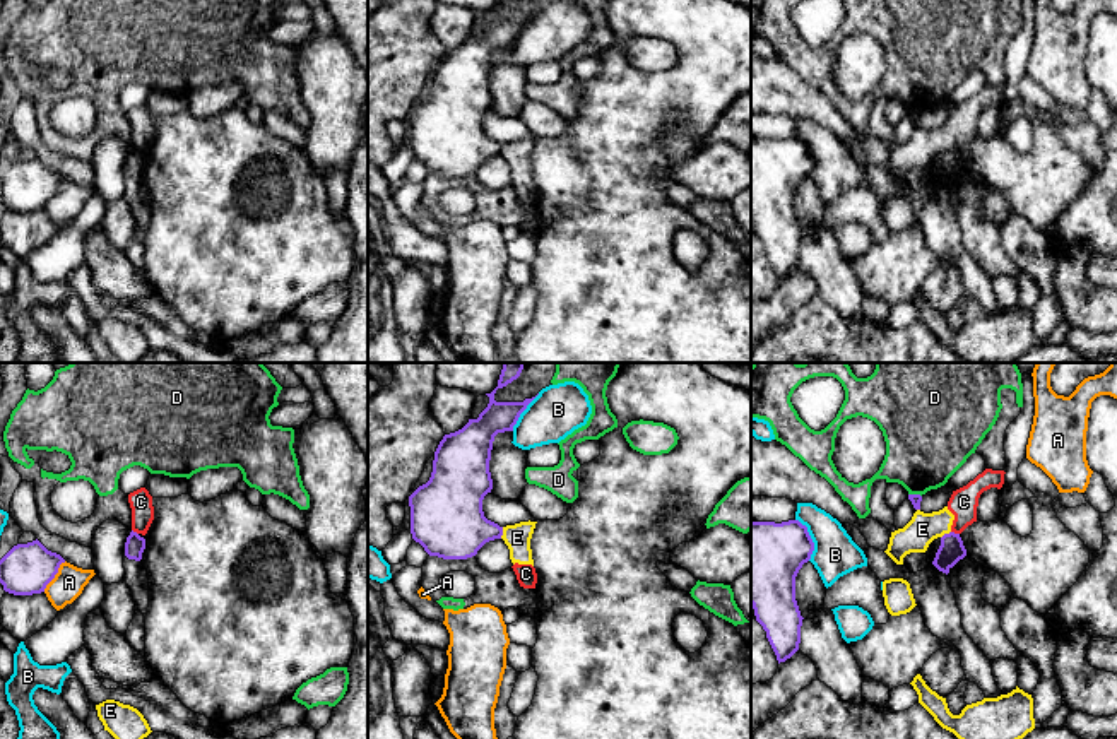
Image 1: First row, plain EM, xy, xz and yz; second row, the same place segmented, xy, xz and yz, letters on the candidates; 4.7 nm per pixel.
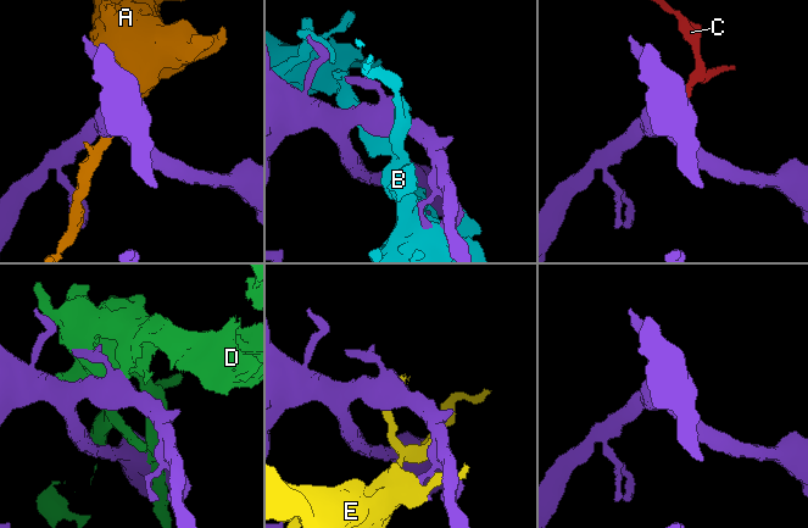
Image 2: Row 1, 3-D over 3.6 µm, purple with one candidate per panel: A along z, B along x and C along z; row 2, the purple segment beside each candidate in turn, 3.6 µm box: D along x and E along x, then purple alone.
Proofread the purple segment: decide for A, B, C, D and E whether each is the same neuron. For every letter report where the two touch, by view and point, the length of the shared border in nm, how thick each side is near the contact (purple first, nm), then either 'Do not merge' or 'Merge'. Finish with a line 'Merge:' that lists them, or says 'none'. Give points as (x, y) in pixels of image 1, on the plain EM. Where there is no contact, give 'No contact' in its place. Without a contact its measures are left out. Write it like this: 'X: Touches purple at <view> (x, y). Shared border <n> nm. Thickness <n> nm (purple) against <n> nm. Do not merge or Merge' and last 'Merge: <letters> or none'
A: Touches purple at xy (55, 190). Shared border 180 nm. Thickness 240 nm (purple) against 150 nm. Do not merge
B: Touches purple at yz (811, 156). Shared border 220 nm. Thickness 360 nm (purple) against 200 nm. Do not merge
C: Touches purple at yz (953, 149). Shared border 40 nm. Thickness 120 nm (purple) against 140 nm. Do not merge
D: Touches purple at yz (916, 112). Shared border 70 nm. Thickness 50 nm (purple) against 380 nm. Do not merge
E: Touches purple at xz (502, 149). Shared border 60 nm. Thickness 320 nm (purple) against 120 nm. Do not merge
Merge: none

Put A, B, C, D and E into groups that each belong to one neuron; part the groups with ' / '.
A / B / C / D / E

